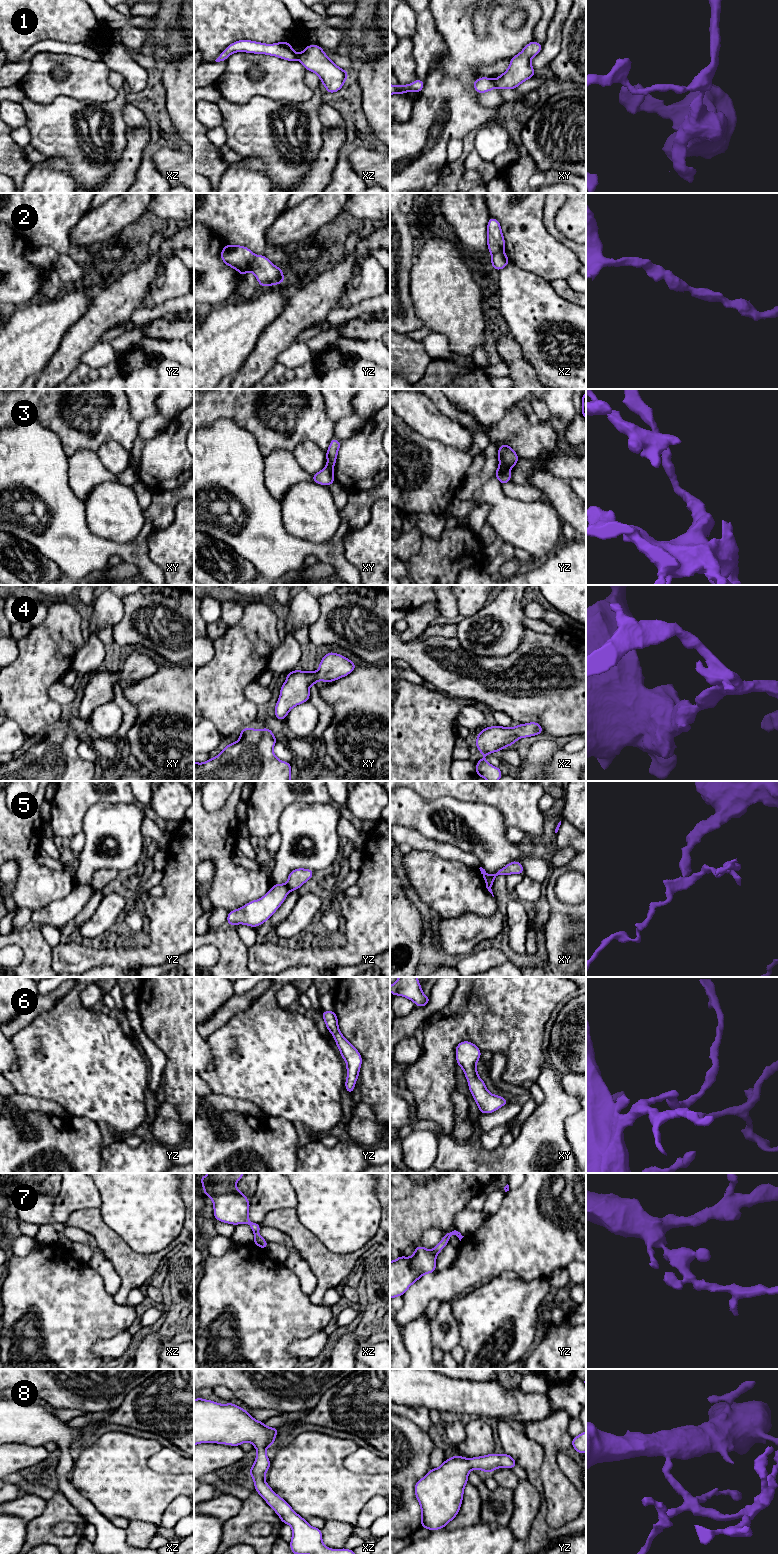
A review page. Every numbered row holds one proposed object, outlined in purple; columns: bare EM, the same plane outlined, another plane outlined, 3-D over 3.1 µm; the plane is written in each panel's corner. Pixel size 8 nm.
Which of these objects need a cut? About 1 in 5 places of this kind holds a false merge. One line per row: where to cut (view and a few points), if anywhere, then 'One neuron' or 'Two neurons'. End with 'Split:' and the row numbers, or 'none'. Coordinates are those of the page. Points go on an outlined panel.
1: Split along xy (493, 80), (496, 86). Two neurons
2: Split along yz (255, 255), (250, 270). Two neurons
3: Split along yz (499, 465), (509, 470). Two neurons
4: No split. One neuron
5: Split along yz (286, 883), (289, 890). Two neurons
6: No split. One neuron
7: No split. One neuron
8: No split. One neuron
Split: 1, 2, 3, 5

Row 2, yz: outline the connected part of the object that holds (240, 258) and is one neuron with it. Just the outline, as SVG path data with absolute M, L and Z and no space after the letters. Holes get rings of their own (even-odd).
M227 244L221 250L221 260L241 276L251 271L254 259L254 253L245 246Z

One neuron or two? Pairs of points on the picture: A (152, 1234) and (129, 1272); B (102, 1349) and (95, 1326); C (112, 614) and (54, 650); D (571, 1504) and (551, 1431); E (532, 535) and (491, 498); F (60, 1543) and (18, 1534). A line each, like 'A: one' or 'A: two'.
A: two
B: two
C: two
D: one
E: one
F: two

